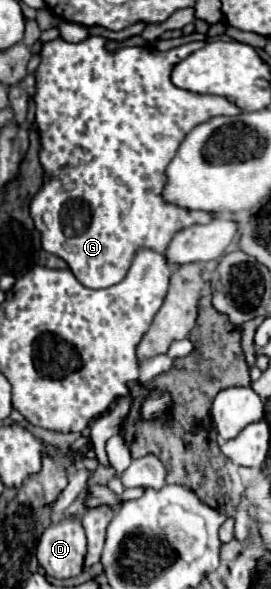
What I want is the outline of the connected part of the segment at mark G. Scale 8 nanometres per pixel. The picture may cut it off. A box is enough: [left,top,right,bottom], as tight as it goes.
[31,35,241,289]

